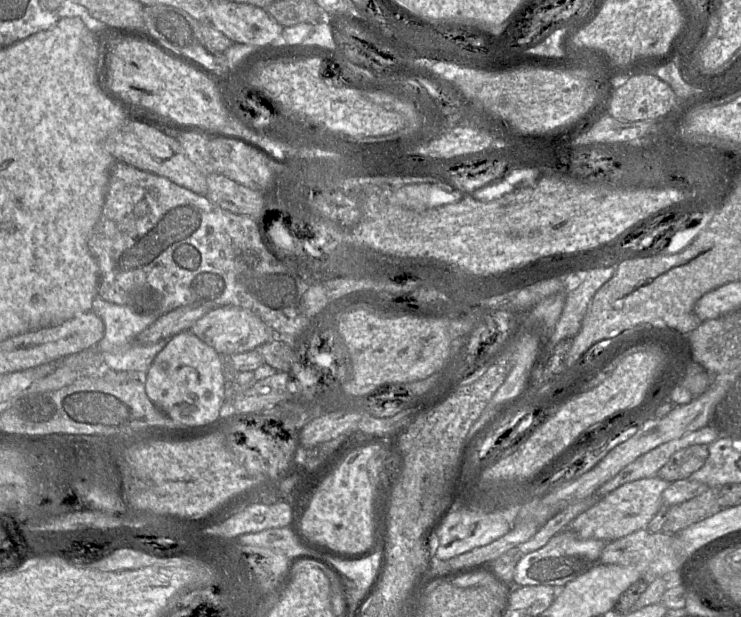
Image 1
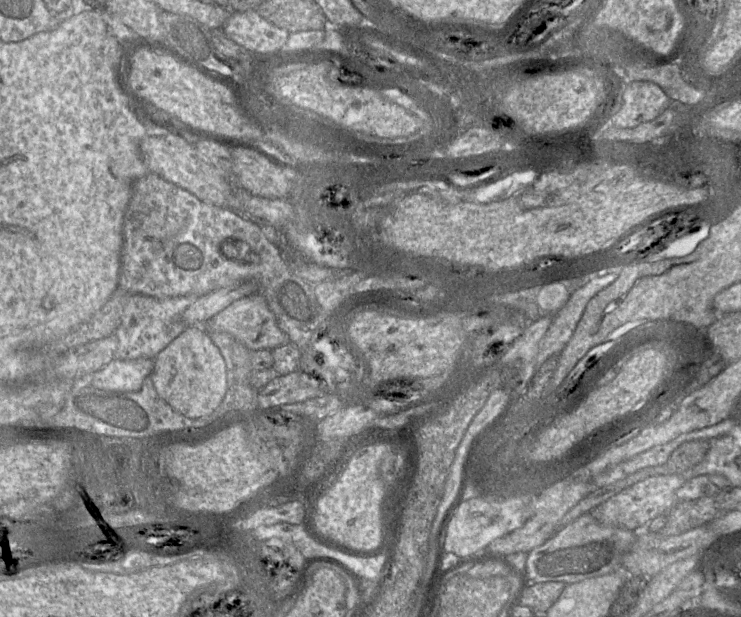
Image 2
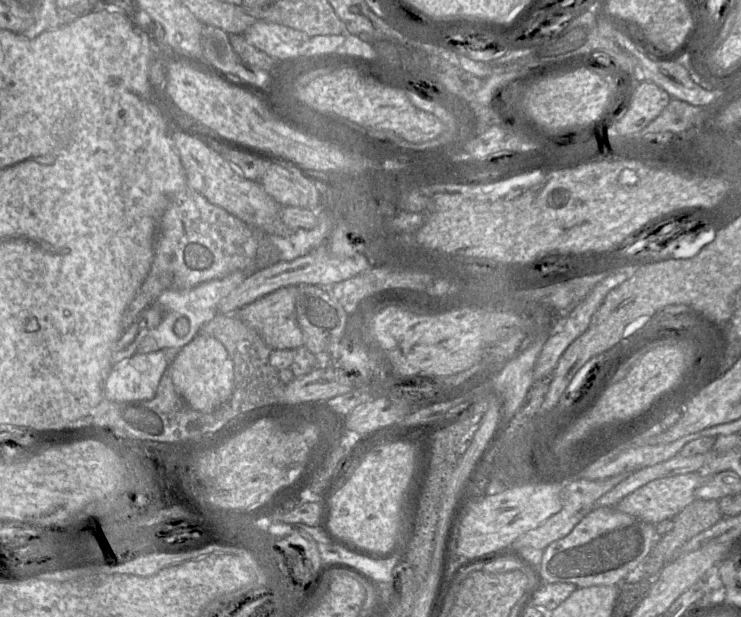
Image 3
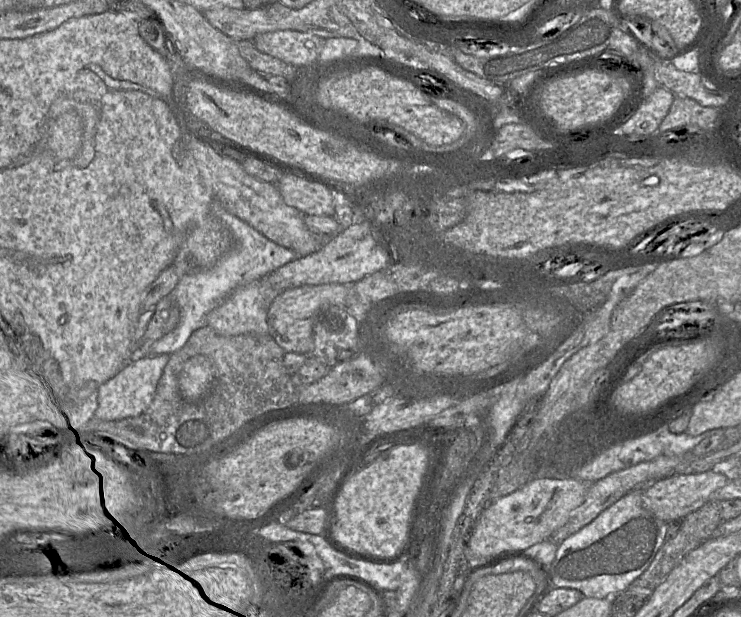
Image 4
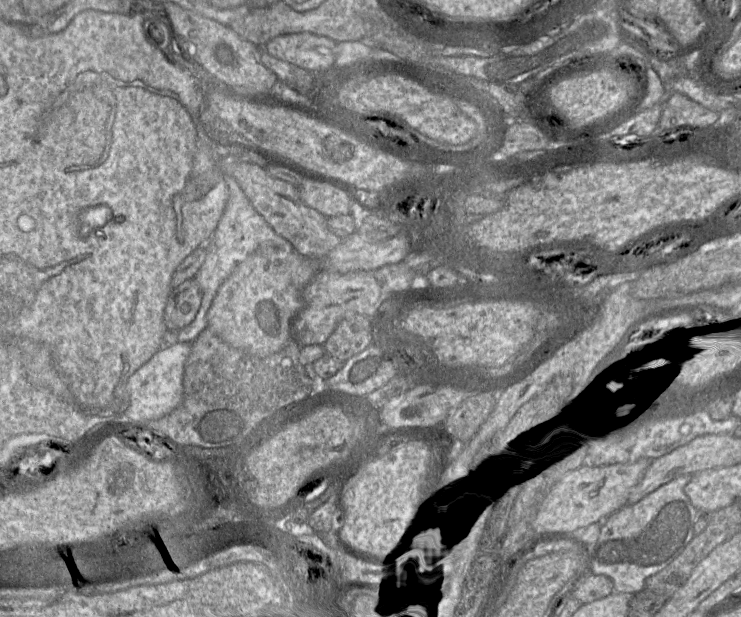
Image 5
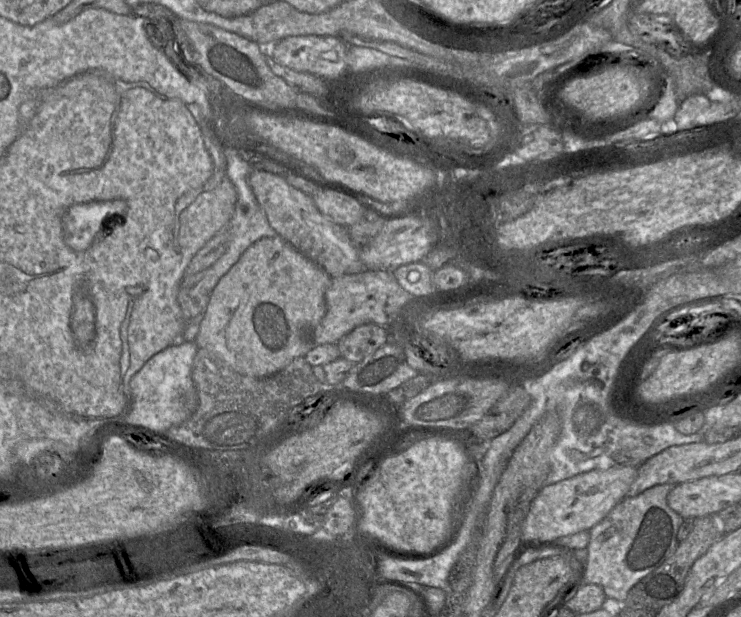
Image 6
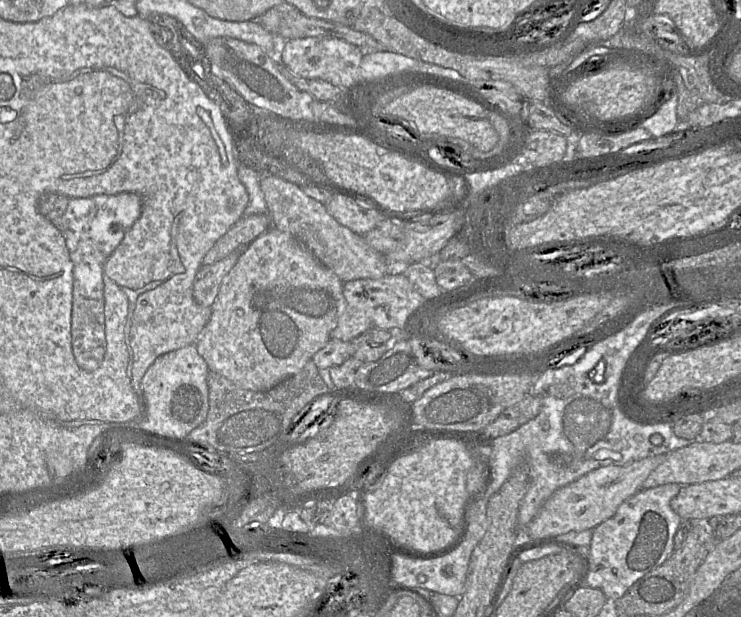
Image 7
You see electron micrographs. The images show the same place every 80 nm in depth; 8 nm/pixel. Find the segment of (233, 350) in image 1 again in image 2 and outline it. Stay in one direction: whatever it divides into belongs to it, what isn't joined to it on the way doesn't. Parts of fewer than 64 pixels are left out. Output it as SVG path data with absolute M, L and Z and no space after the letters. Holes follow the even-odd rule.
M252 294L232 302L225 309L213 316L205 325L188 325L188 326L202 326L207 333L209 332L226 332L232 335L237 341L242 343L251 351L261 349L274 349L280 345L290 342L288 335L283 332L278 324L275 315L268 306L266 299L260 294Z

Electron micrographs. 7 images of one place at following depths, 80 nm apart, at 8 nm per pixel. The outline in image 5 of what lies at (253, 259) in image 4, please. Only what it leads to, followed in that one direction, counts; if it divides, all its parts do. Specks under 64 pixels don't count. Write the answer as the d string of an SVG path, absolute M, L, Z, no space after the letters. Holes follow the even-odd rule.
M224 175L228 189L228 202L211 238L205 246L207 256L194 279L201 293L201 304L194 320L177 332L176 343L192 343L197 336L207 328L207 314L221 284L230 276L233 270L251 253L261 246L274 246L284 251L295 248L284 238L274 232L268 223L256 212L237 181L230 175Z

